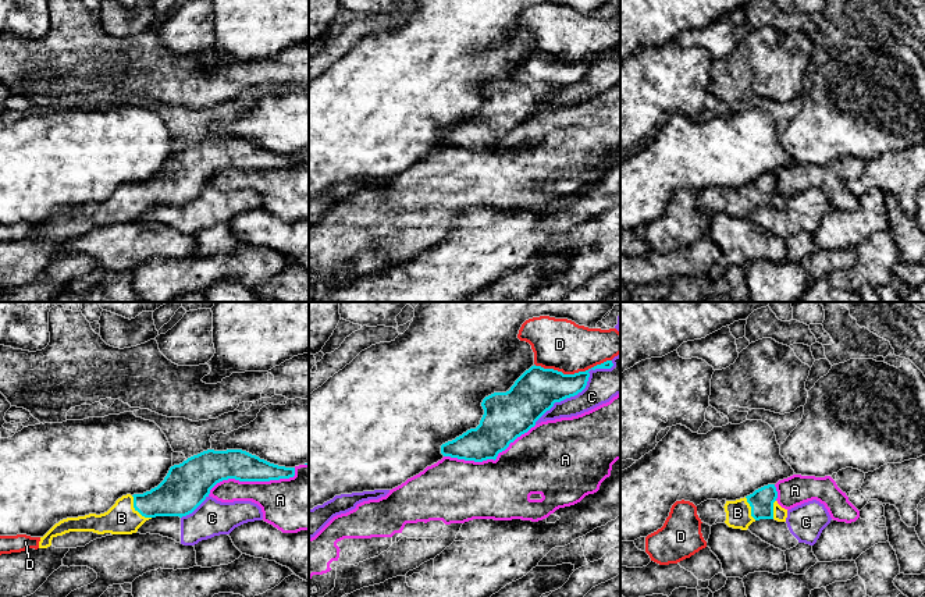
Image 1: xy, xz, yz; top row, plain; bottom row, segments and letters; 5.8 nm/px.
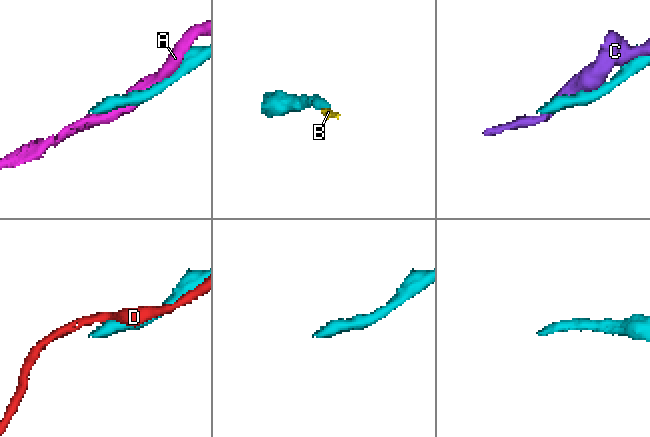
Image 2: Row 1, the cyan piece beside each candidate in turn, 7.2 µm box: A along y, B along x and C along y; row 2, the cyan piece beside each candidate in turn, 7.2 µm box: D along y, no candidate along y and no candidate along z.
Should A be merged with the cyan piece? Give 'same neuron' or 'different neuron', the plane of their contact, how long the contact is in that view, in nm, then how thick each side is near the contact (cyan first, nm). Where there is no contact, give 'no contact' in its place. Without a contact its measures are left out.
different neuron | xy | 550 nm | 190/300 nm

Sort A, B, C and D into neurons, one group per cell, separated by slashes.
A / B / C / D

